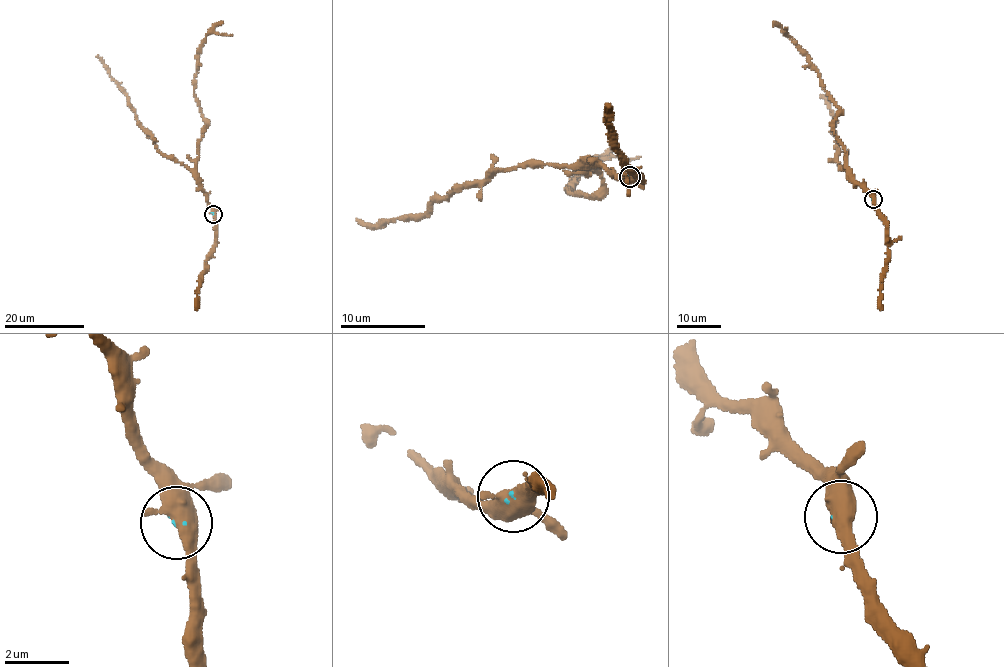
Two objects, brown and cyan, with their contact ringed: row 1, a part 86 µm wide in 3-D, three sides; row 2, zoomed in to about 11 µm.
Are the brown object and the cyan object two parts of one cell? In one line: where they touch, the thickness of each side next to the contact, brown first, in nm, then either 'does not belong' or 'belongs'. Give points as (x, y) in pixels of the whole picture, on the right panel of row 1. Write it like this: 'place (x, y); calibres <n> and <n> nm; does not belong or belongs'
place (873, 199); calibres 550 and 60 nm; belongs

